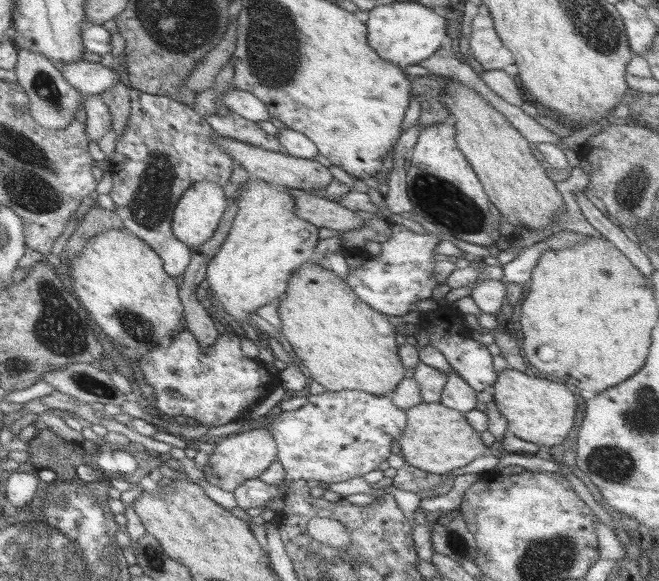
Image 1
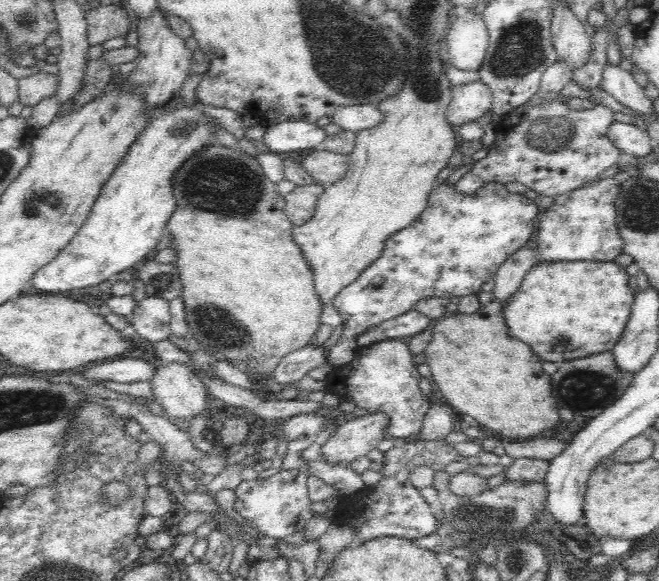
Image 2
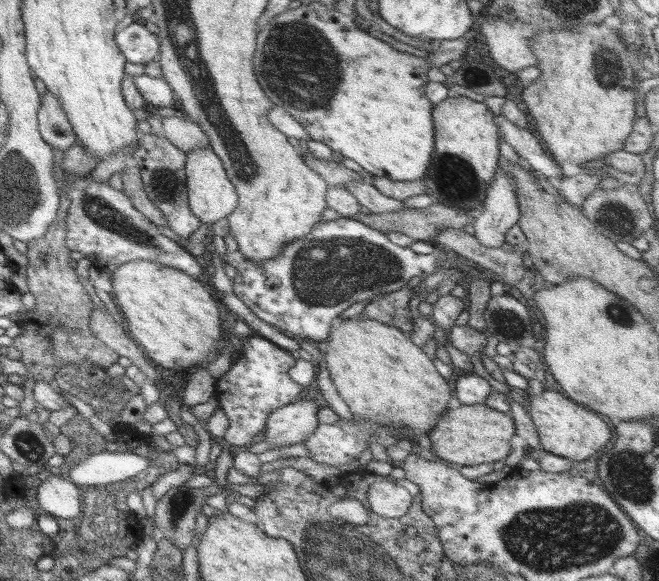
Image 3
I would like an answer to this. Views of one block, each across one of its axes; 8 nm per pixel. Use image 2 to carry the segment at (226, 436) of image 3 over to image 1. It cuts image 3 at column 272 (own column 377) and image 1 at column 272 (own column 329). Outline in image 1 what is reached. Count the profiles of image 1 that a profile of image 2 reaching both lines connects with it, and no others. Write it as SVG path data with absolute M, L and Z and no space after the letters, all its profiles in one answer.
M180 331L171 338L166 350L161 350L157 346L147 353L141 353L141 358L136 360L137 368L143 374L143 380L155 393L153 411L158 415L167 419L184 416L192 418L197 425L221 426L241 418L254 403L261 402L269 393L278 390L278 377L271 374L264 364L250 360L241 353L237 334L227 333L219 336L208 350L201 351L198 347L199 344L189 331Z

